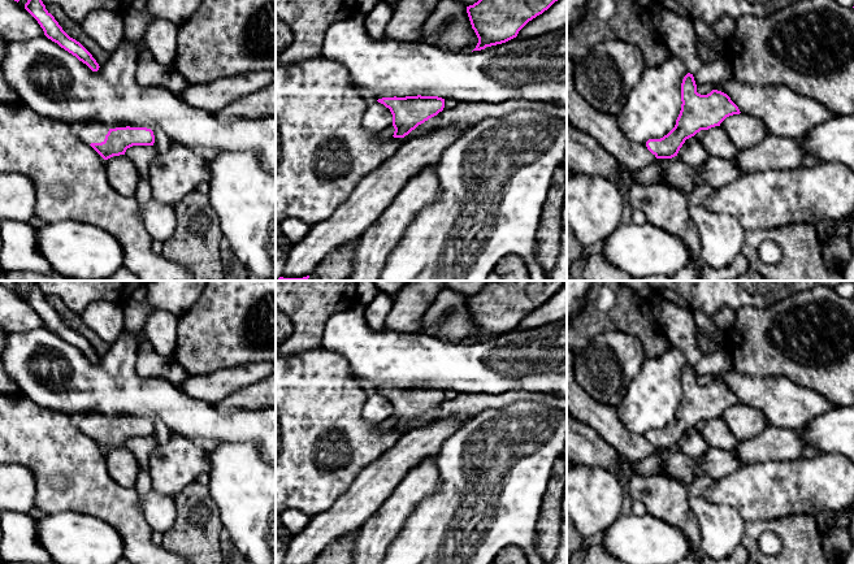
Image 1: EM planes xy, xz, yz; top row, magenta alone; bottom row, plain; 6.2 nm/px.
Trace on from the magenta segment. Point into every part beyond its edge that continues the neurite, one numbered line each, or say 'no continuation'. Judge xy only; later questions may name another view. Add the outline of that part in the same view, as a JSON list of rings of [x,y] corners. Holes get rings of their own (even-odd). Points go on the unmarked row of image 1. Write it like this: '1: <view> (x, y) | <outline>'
1: xy (90, 425) | [[[100,416],[82,417],[77,421],[78,429],[86,435],[101,434],[105,430],[109,420]]]

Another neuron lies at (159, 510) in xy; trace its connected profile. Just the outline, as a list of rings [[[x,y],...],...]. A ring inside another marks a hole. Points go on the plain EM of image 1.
[[[151,489],[147,494],[139,495],[139,506],[153,532],[164,534],[175,522],[177,507],[172,496]]]

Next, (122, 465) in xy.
[[[126,446],[105,451],[107,469],[113,481],[126,489],[135,489],[139,464]]]

